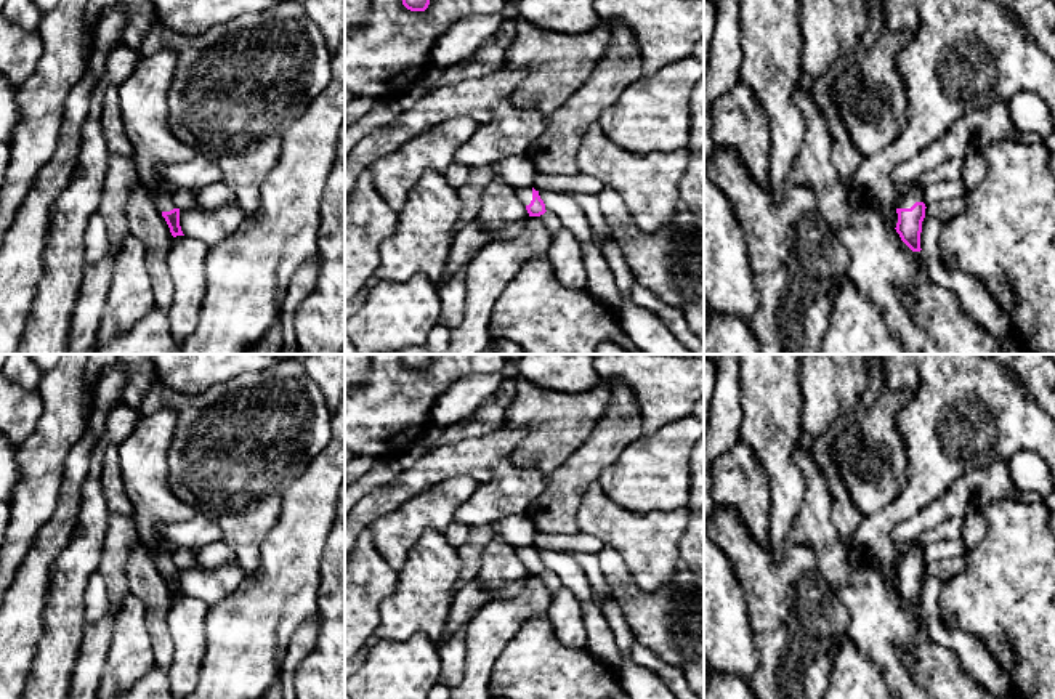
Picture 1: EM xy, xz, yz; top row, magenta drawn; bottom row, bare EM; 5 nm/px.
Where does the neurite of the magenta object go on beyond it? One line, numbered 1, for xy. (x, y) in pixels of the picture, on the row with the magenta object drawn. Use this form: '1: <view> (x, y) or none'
1: xy (162, 191)

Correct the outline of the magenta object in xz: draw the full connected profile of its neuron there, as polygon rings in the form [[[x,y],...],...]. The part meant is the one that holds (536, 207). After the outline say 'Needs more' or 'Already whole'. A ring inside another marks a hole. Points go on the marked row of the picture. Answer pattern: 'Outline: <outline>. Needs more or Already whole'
Outline: [[[518,188],[516,194],[526,207],[529,216],[540,216],[547,212],[539,191],[536,191],[534,188]]]. Needs more

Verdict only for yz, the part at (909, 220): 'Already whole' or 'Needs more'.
Needs more

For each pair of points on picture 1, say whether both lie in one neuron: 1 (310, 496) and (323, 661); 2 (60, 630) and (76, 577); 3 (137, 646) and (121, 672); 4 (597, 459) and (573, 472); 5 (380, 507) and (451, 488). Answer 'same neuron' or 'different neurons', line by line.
1: different neurons
2: same neuron
3: same neuron
4: same neuron
5: different neurons

